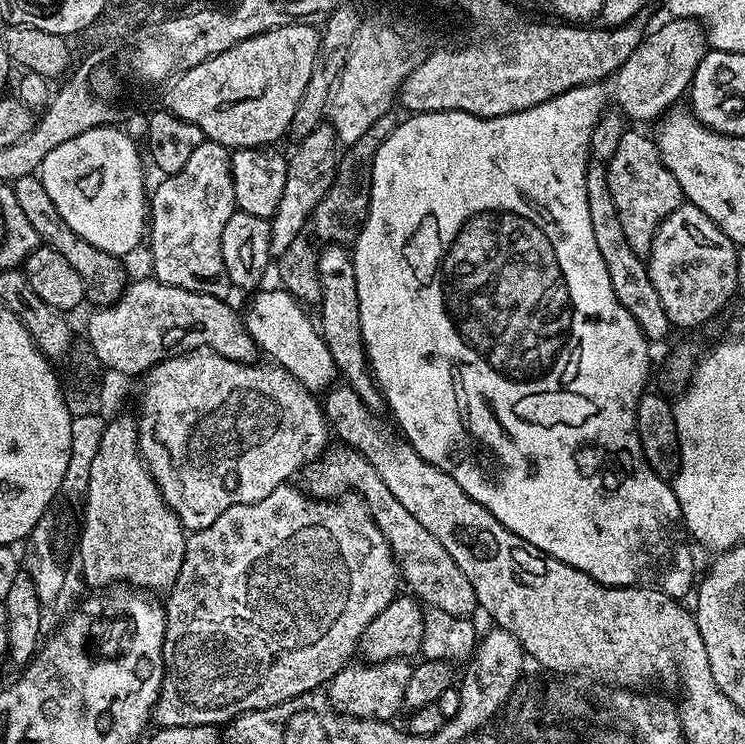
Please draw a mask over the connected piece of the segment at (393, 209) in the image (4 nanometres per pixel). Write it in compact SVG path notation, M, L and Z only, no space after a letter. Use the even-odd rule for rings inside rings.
M582 86L566 90L546 102L533 108L527 108L505 116L475 116L465 112L417 112L408 120L397 123L395 130L378 146L378 154L372 163L372 193L368 203L368 217L364 220L362 230L356 235L354 247L351 249L354 262L354 278L358 282L358 314L362 326L362 342L368 355L368 366L376 387L380 389L383 403L388 404L392 411L395 427L399 429L405 440L411 444L420 457L450 474L458 486L474 502L478 502L506 530L518 534L530 546L542 550L548 556L558 558L594 578L599 584L610 584L623 588L633 587L628 581L628 572L636 572L636 450L642 450L642 442L636 429L636 411L638 402L646 391L644 383L648 380L648 348L650 341L644 336L643 330L634 322L630 310L618 302L618 294L614 294L614 286L610 282L610 270L606 270L606 262L602 262L602 254L598 250L598 241L594 238L594 229L590 223L590 206L586 206L586 170L590 163L590 138L594 134L594 126L600 121L596 112L596 92L579 92Z

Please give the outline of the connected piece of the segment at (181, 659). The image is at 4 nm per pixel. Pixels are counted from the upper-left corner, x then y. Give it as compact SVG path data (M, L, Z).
M291 483L283 484L274 490L274 494L266 494L266 498L258 502L230 506L230 510L226 510L226 514L218 514L210 526L187 537L182 570L166 599L168 625L164 631L164 684L154 709L154 720L160 728L185 728L199 724L224 726L244 712L266 710L270 706L293 700L303 692L317 691L331 682L345 664L353 659L366 626L370 626L373 618L396 599L396 587L402 584L400 570L396 567L396 559L392 557L392 547L386 542L382 530L378 530L372 509L365 504L364 499L355 494L345 494L339 498L317 498L299 487L292 487Z

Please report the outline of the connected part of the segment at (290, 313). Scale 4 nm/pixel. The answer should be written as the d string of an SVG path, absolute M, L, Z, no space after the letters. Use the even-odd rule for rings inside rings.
M277 288L277 290L266 290L263 289L262 291L259 291L256 295L258 295L252 302L248 312L245 311L244 314L244 321L247 326L247 332L251 334L251 337L254 338L256 342L257 349L264 353L266 352L269 356L267 356L273 363L279 364L281 368L284 368L287 370L287 372L295 378L296 381L298 381L305 389L307 389L309 392L313 394L320 394L323 393L326 389L330 388L333 385L334 378L337 379L338 373L336 371L336 363L334 362L333 358L330 355L329 347L326 346L325 340L320 336L319 329L317 328L317 325L315 324L315 321L312 319L310 320L309 316L305 313L307 312L305 310L305 307L300 304L298 300L293 298L292 295L290 295L289 292L285 291L283 288Z

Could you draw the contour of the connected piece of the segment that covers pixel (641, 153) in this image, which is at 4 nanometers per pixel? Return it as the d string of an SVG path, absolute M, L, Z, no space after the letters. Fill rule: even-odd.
M624 131L622 142L618 142L618 150L614 150L614 158L607 160L606 167L610 194L614 197L614 206L618 206L618 222L622 222L626 242L630 242L630 250L634 250L634 254L647 257L658 226L685 203L684 191L678 186L678 178L674 178L674 174L670 174L662 162L656 141L651 135Z

